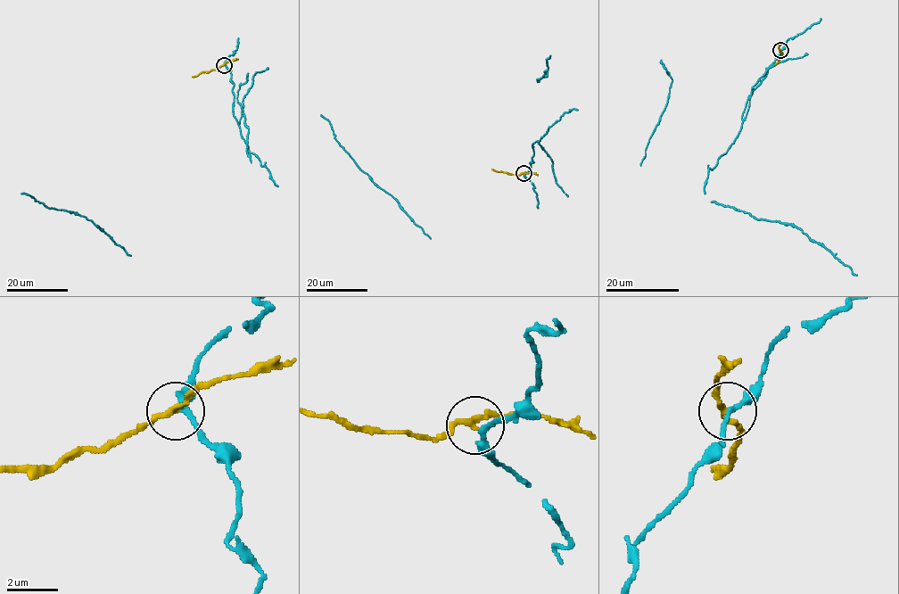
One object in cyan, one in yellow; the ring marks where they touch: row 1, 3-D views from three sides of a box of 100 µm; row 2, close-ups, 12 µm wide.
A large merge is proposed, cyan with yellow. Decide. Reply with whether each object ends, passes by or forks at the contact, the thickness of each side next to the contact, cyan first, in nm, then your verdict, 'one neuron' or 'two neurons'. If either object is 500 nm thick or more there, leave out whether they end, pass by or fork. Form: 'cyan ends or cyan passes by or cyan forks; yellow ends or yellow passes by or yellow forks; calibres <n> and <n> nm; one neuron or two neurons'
cyan passes by; yellow passes by; calibres 220 and 190 nm; two neurons

